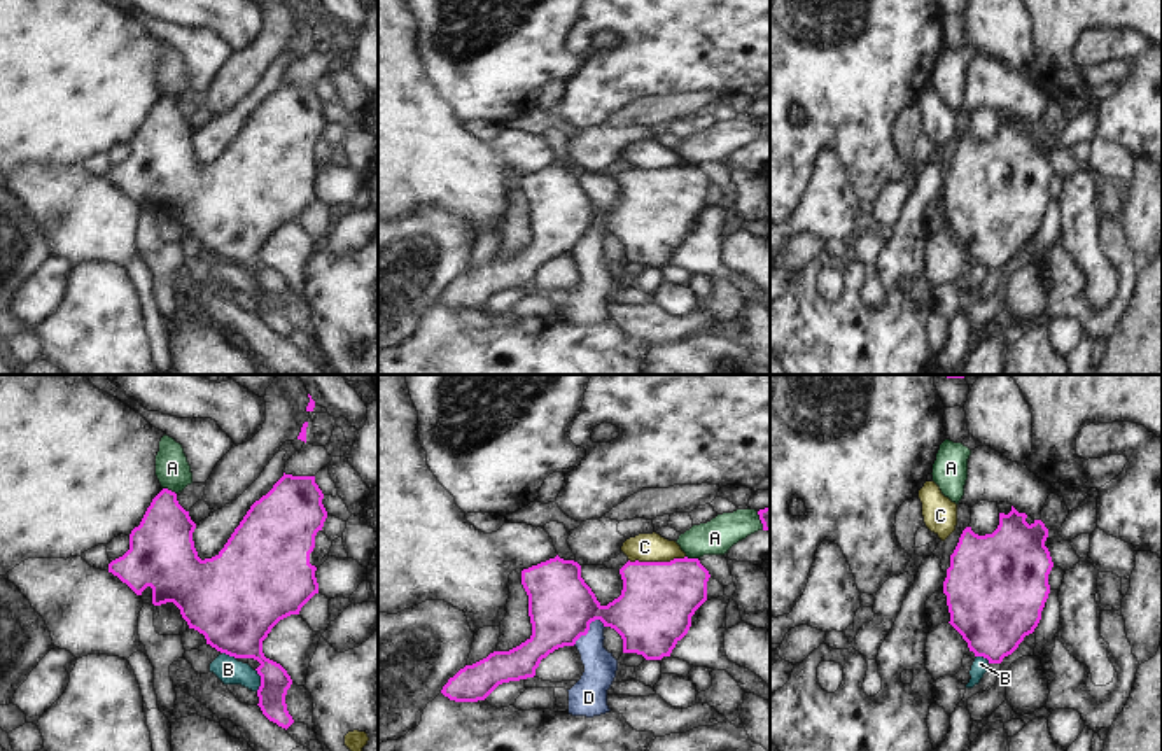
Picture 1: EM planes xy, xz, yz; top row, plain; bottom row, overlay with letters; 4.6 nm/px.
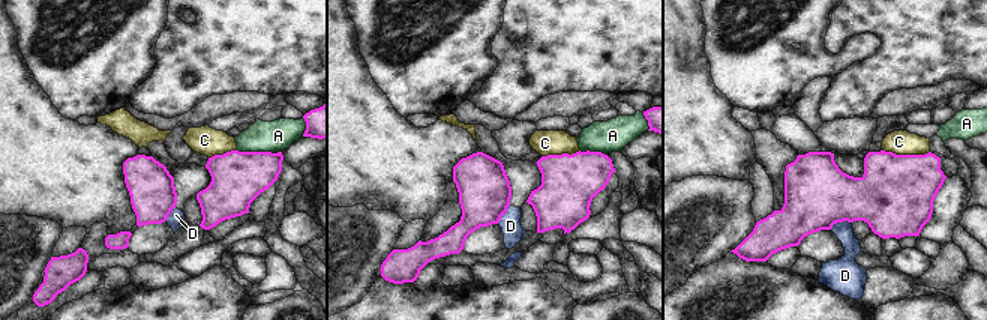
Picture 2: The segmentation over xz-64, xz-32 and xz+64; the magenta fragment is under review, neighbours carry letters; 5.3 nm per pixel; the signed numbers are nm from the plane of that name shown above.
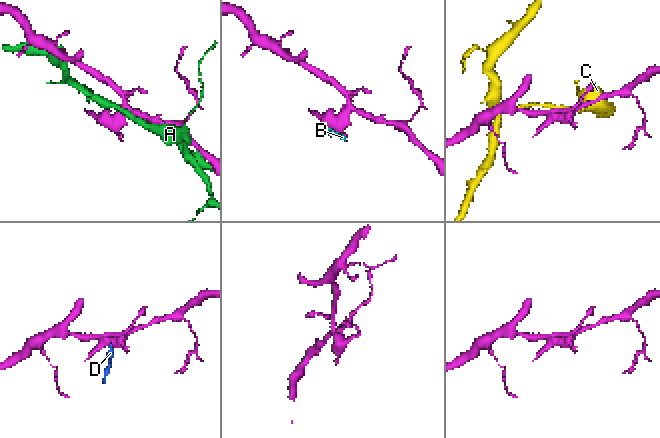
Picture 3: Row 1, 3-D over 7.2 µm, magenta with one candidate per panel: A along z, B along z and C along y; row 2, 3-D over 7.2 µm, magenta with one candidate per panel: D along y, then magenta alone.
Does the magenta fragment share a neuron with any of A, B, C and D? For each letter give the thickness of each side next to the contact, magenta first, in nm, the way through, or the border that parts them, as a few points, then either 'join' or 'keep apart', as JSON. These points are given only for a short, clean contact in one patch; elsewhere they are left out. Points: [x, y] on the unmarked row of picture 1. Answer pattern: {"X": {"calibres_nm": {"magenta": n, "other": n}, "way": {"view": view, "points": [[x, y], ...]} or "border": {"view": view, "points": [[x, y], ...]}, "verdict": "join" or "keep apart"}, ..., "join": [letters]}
{"A": {"calibres_nm": {"magenta": 280, "other": 160}, "verdict": "keep apart"}, "B": {"calibres_nm": {"magenta": 240, "other": 120}, "verdict": "keep apart"}, "C": {"calibres_nm": {"magenta": 340, "other": 130}, "verdict": "keep apart"}, "D": {"calibres_nm": {"magenta": 300, "other": 150}, "border": {"view": "xz", "points": [[604, 231], [599, 228], [592, 230], [590, 237], [573, 252]]}, "verdict": "keep apart"}, "join": []}

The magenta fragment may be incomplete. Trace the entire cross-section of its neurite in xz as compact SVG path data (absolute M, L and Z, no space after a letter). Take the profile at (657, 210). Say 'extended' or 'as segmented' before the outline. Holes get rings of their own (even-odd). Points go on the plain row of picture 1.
as segmented; M556 163L523 177L532 243L509 259L494 259L466 273L441 301L455 310L478 310L502 291L534 285L542 266L574 254L595 228L621 243L623 261L646 268L670 264L688 242L691 224L707 208L709 179L698 166L684 165L670 170L628 168L620 182L621 203L602 214L574 168Z

